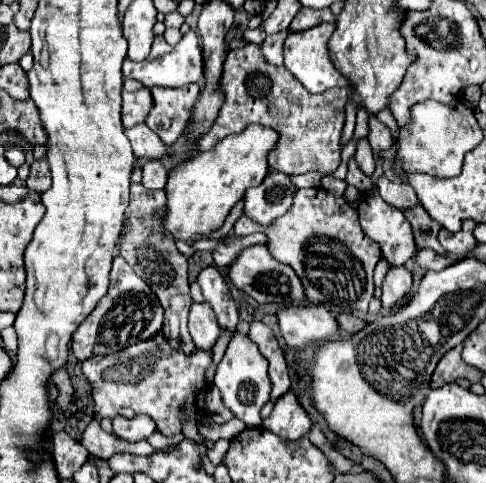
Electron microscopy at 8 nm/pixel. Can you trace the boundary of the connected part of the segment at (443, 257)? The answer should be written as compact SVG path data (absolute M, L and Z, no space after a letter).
M419 250L417 252L417 262L419 266L427 268L427 270L443 270L459 260L463 260L465 256L459 256L459 254L449 254L449 252L443 252L443 254L437 254L433 250Z

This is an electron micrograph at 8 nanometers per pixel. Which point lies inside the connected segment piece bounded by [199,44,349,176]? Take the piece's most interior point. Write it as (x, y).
(256, 92)

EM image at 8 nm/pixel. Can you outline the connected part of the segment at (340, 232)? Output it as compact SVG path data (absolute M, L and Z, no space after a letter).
M301 188L291 210L273 220L269 226L261 226L241 214L235 222L235 234L247 236L253 232L263 232L267 236L271 256L295 270L309 302L367 312L375 290L373 268L381 258L381 250L377 242L365 236L359 226L357 210L347 204L343 196L337 196L325 188Z

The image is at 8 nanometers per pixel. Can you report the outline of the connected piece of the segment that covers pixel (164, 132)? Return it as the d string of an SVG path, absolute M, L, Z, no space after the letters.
M187 84L181 88L151 88L151 96L153 108L147 114L145 124L169 146L187 128L189 114L199 96L199 84Z

